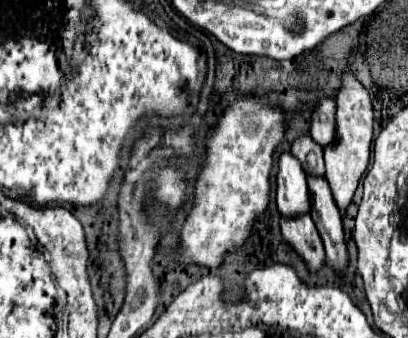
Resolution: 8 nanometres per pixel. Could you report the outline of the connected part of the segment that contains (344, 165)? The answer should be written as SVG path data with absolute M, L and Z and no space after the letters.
M346 74L342 80L342 88L336 96L338 104L338 138L334 144L326 146L324 150L324 162L326 162L326 180L330 184L334 202L340 210L340 216L346 218L346 208L352 202L352 196L358 188L358 182L368 166L370 156L370 144L372 144L372 104L366 88L352 76Z

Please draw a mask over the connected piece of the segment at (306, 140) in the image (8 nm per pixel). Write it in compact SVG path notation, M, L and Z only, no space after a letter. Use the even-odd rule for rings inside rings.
M302 134L294 144L292 144L292 150L290 150L294 156L298 156L298 160L302 160L302 164L306 162L306 158L310 156L310 154L314 154L314 156L318 156L318 162L320 162L320 166L322 166L322 160L320 160L320 156L322 156L322 148L318 148L318 144L314 144L312 140L310 140L310 136L306 136L306 134Z

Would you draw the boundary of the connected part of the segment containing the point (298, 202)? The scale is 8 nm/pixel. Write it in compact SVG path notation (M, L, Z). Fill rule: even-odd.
M290 154L280 156L280 172L276 180L276 204L282 218L296 218L310 212L310 190L302 164Z

